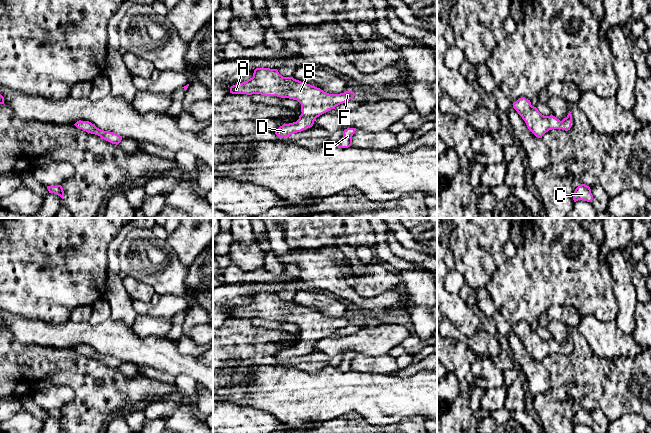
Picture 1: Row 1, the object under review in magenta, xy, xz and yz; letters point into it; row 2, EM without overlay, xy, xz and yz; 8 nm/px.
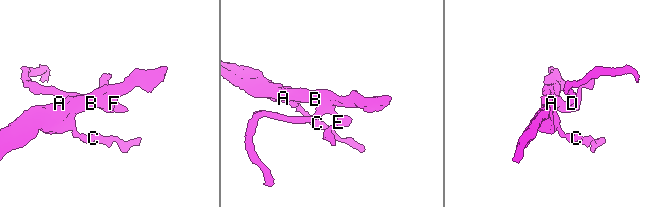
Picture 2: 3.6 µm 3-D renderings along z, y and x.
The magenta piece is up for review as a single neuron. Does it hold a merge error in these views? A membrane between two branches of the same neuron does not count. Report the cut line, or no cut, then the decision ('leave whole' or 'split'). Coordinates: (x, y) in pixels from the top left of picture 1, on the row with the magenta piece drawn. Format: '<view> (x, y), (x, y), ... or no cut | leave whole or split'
no cut | leave whole

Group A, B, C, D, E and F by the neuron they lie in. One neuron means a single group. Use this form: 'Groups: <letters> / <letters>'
Groups: A B C D E F

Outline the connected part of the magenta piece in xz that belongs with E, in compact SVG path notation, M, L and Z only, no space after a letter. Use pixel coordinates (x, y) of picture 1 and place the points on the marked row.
M347 128L343 131L343 137L336 144L339 148L348 148L352 145L352 136L355 133L356 128Z

